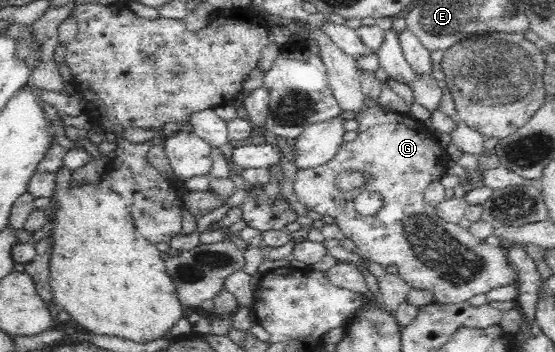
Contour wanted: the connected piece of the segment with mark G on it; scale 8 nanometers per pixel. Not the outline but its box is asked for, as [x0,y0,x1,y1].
[294,97,518,304]

